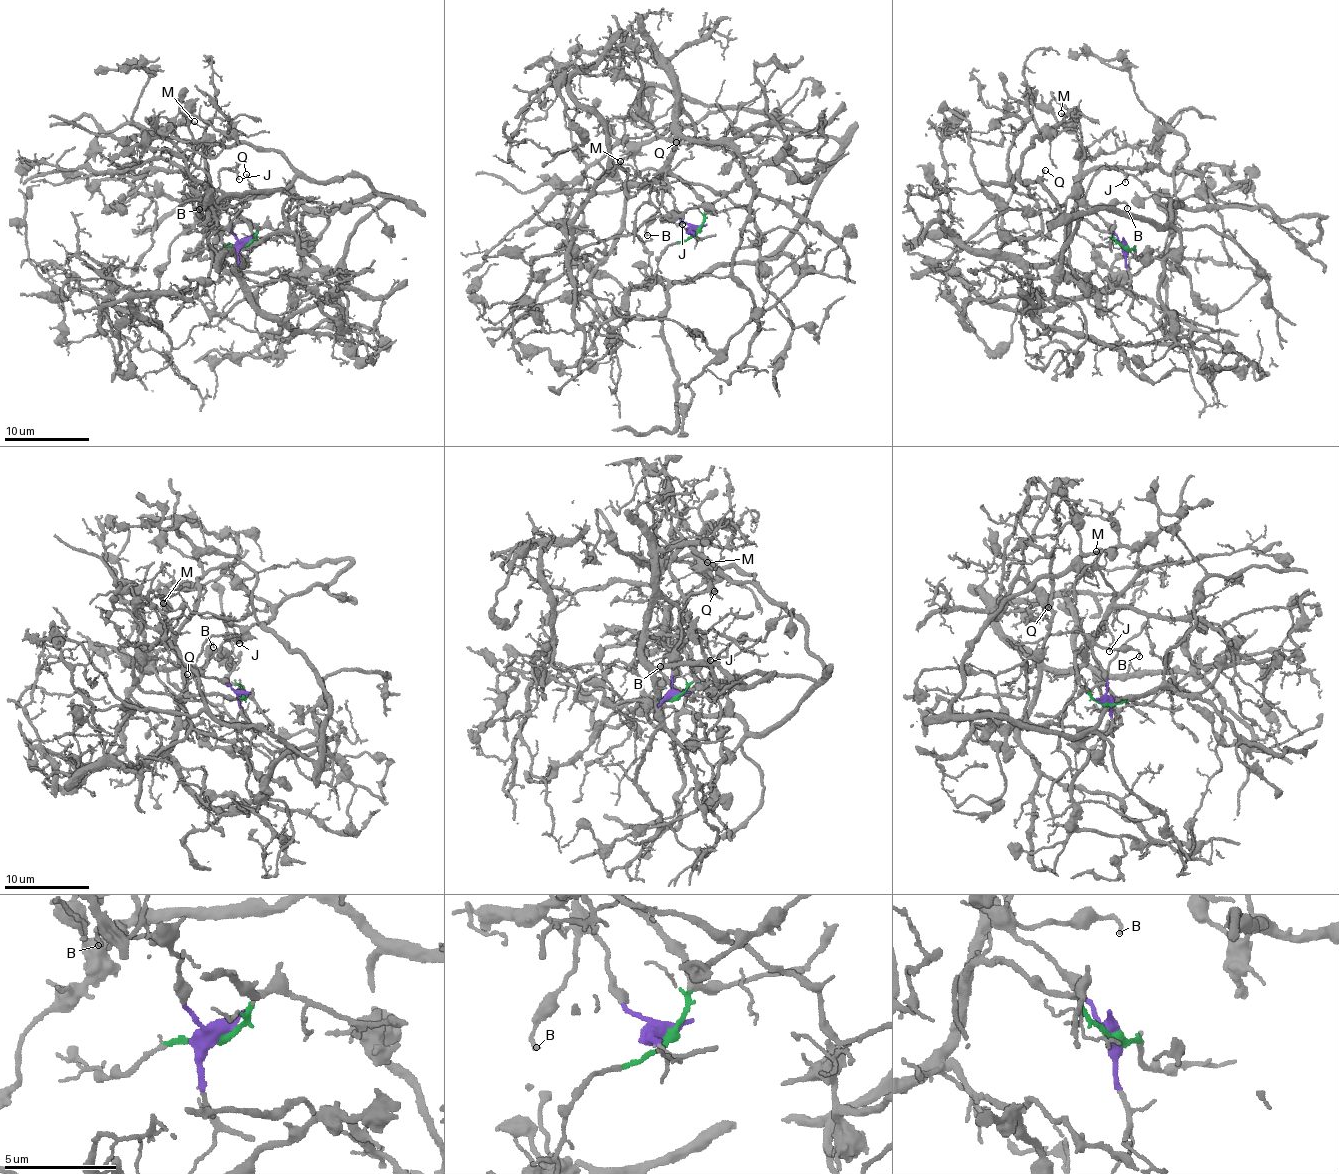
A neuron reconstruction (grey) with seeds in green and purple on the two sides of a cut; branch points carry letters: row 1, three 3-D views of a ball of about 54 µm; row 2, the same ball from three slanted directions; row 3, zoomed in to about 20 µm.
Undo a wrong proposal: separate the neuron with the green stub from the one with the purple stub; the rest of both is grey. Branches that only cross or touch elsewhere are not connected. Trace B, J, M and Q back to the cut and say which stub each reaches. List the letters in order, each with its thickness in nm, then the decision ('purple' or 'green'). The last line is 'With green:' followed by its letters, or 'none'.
B: 150 nm thick; purple
J: 130 nm thick; green
M: 110 nm thick; green
Q: 90 nm thick; green
With green: J, M, Q

